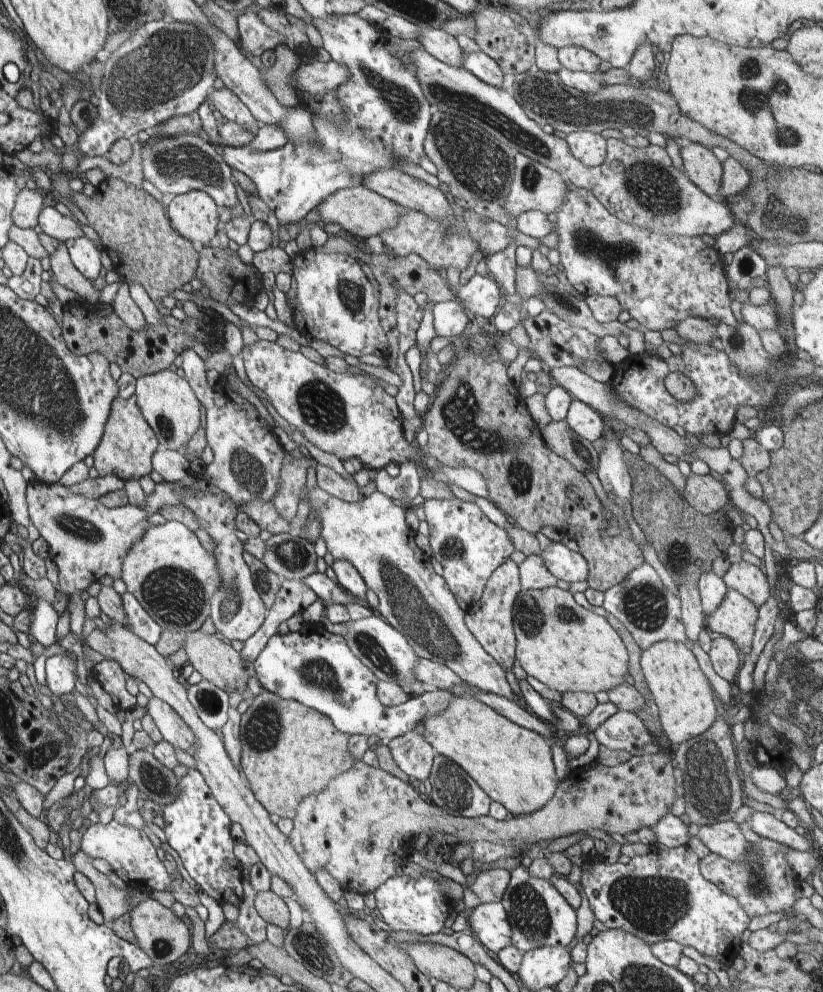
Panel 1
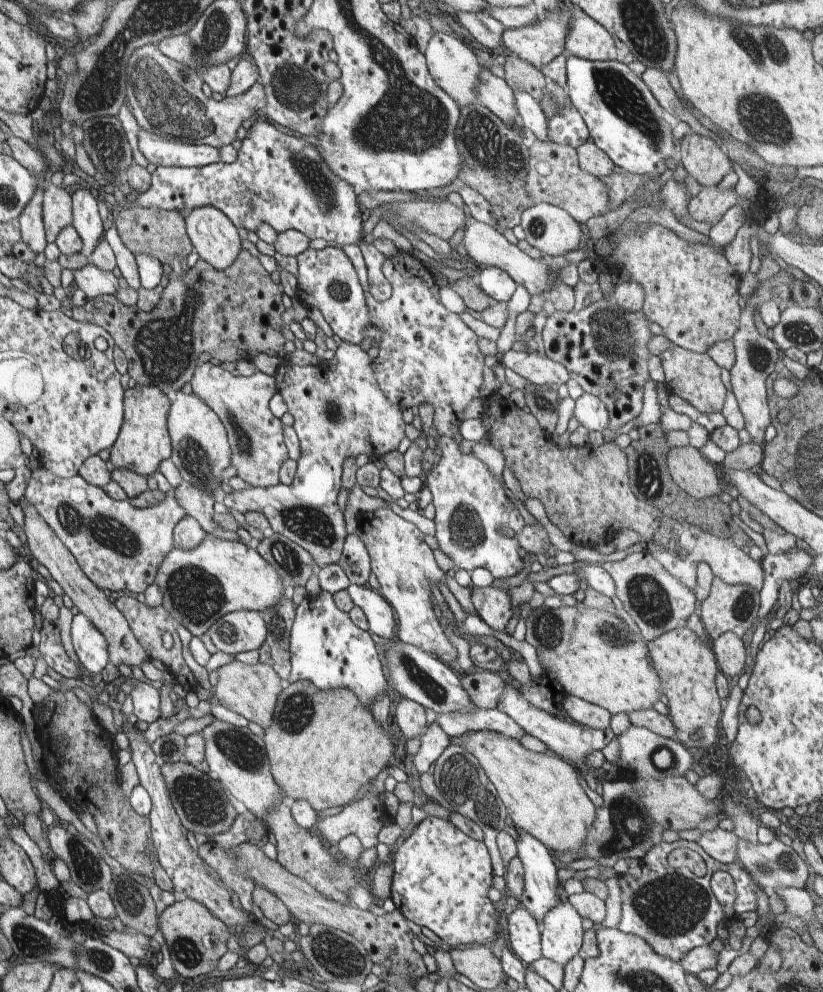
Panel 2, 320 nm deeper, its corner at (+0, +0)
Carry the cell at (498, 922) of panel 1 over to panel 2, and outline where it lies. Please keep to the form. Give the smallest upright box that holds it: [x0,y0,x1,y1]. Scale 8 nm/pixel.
[507,908,543,966]

